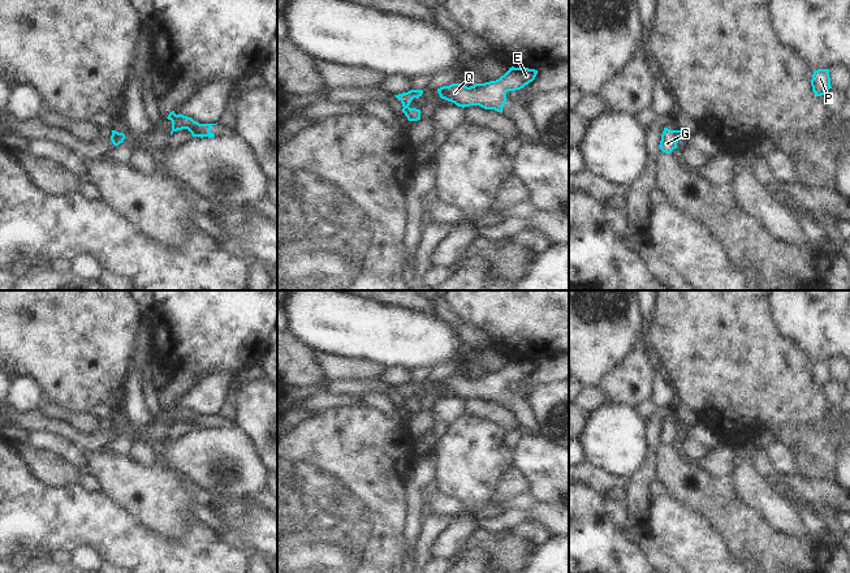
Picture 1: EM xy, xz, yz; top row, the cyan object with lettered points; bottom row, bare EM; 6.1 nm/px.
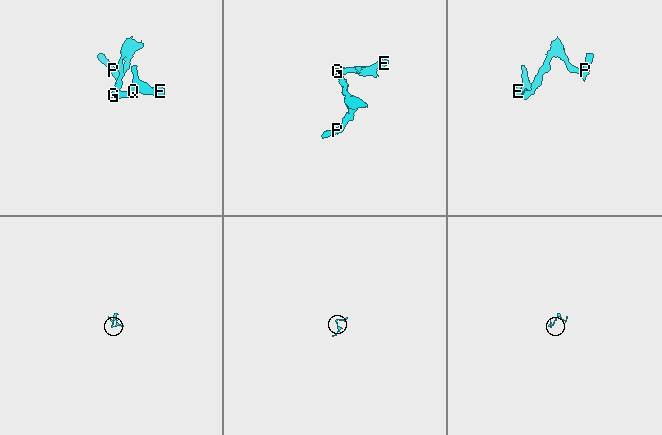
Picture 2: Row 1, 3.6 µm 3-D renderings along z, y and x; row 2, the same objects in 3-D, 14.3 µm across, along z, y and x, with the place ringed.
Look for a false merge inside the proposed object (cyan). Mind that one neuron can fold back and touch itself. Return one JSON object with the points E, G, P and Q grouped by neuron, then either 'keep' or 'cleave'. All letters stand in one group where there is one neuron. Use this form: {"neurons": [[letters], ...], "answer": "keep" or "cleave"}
{"neurons": [["E", "G", "Q"], ["P"]], "answer": "cleave"}

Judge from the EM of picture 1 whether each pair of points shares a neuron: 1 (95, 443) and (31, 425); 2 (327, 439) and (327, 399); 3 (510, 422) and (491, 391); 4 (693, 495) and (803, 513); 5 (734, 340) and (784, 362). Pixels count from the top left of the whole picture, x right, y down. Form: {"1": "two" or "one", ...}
{"1": "one", "2": "two", "3": "two", "4": "two", "5": "one"}

